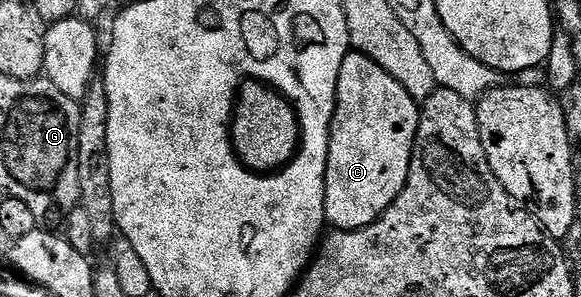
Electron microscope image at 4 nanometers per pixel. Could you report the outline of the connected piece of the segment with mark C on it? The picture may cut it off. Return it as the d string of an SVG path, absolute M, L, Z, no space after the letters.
M349 52L345 56L345 64L341 64L341 76L337 80L335 115L331 121L331 139L329 140L329 152L327 153L327 179L325 180L325 212L327 213L327 222L330 225L335 225L332 227L336 231L360 230L369 224L373 224L388 210L393 204L393 200L397 200L397 196L405 189L405 180L409 176L411 153L415 147L415 137L419 127L420 109L420 103L416 98L409 96L409 92L405 92L405 88L401 88L401 84L397 84L397 80L393 80L393 76L389 76L389 72L385 72L385 68L381 68L381 64L377 64L369 56L358 52Z

